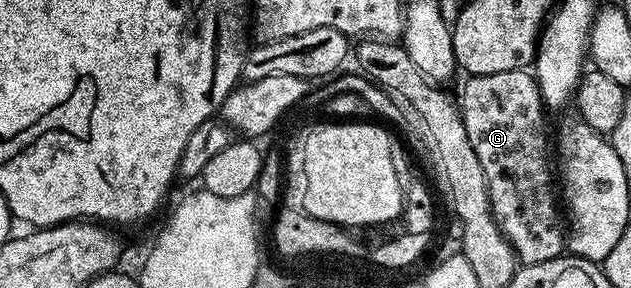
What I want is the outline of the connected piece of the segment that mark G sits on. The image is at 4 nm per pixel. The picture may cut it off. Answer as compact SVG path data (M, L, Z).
M517 69L516 71L500 71L500 75L467 76L465 80L466 86L462 89L462 101L460 97L462 122L464 123L464 131L468 135L468 143L472 143L472 151L476 151L476 159L480 159L480 167L484 167L484 179L488 179L488 195L490 196L490 206L492 207L495 223L500 227L504 239L508 239L508 243L514 248L514 256L518 258L522 265L544 263L548 259L563 256L568 245L568 233L564 228L563 214L562 217L558 214L560 201L556 196L556 177L555 174L554 177L550 174L550 165L552 169L552 149L551 146L550 149L546 146L546 112L548 112L548 109L542 100L538 78L534 76L533 72L526 69Z

